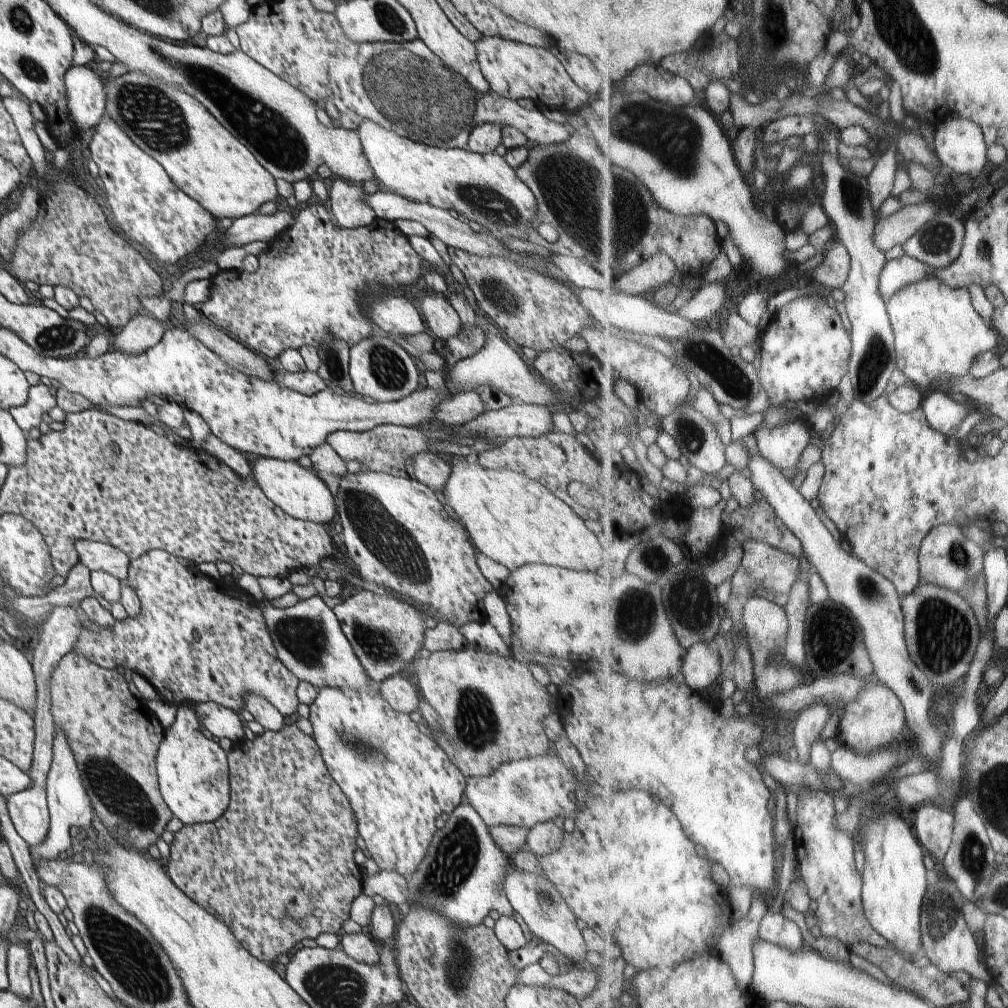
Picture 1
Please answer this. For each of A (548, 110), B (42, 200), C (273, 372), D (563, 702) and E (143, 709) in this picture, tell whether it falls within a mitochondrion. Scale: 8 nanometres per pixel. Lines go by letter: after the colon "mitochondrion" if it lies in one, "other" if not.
A: other
B: other
C: other
D: other
E: other

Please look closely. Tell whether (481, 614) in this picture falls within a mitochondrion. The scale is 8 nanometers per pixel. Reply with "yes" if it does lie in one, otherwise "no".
no

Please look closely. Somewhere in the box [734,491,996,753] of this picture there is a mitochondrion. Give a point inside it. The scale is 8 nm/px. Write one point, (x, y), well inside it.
(943, 631)

